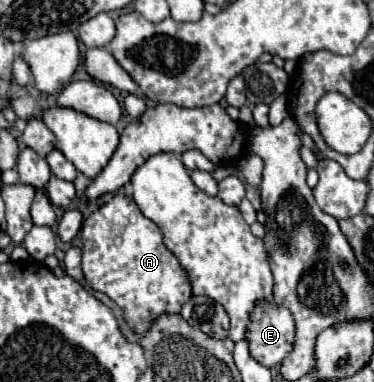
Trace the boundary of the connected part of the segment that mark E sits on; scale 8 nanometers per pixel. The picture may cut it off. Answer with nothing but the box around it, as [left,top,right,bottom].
[247,301,295,365]

